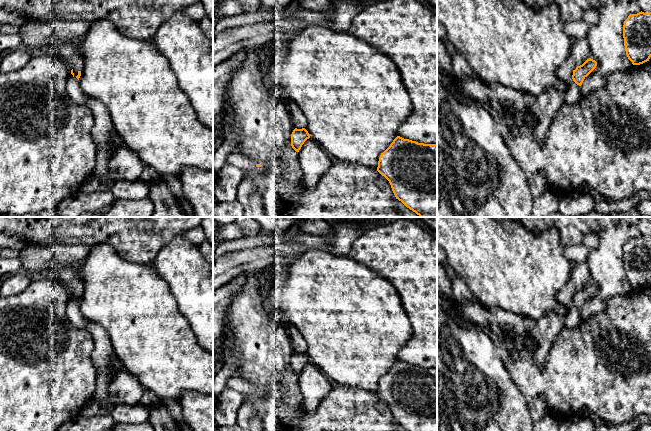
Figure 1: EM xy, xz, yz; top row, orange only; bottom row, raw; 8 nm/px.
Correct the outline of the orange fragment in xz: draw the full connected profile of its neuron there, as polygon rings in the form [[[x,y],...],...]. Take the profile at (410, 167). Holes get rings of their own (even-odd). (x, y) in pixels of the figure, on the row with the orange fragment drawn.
[[[397,136],[381,153],[377,171],[390,183],[399,201],[420,217],[437,217],[437,144],[424,144]]]

